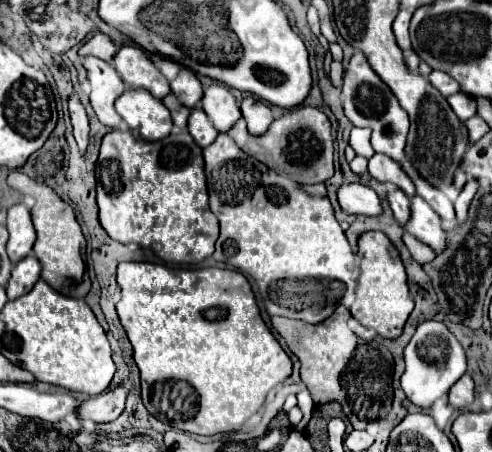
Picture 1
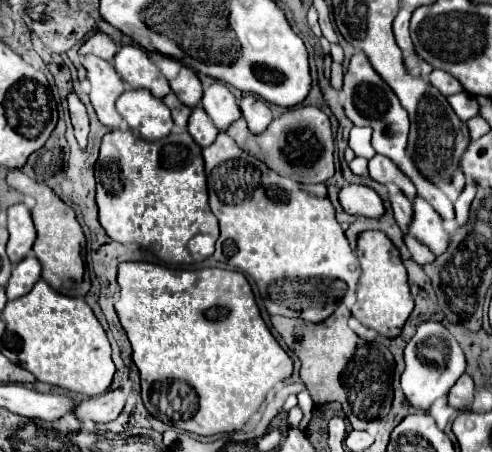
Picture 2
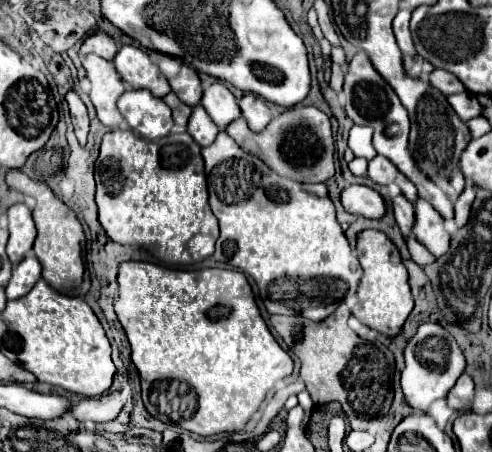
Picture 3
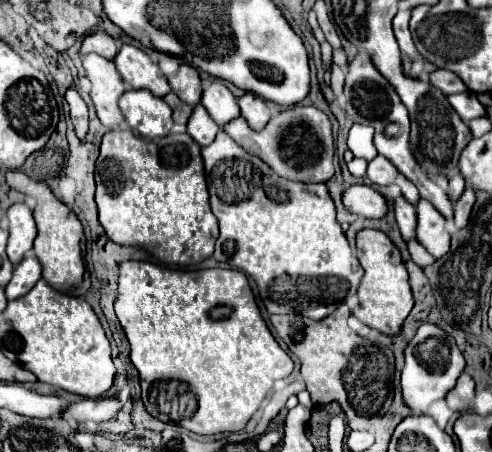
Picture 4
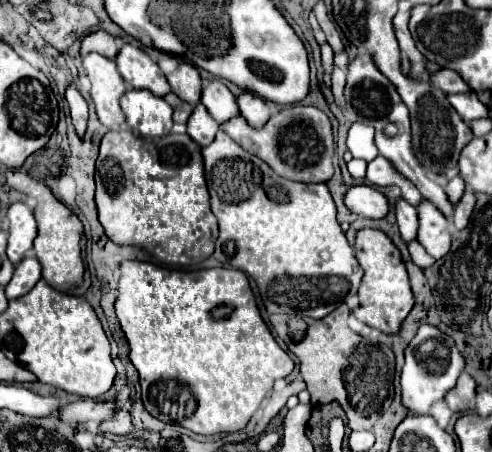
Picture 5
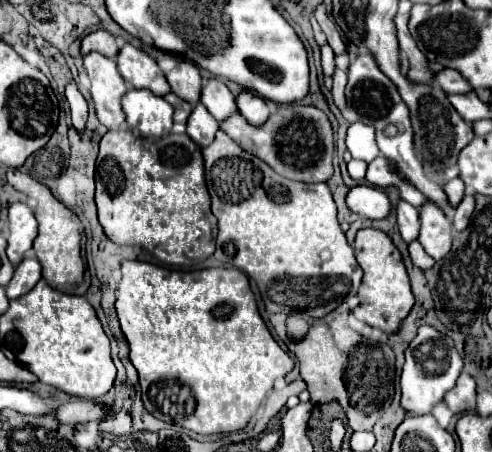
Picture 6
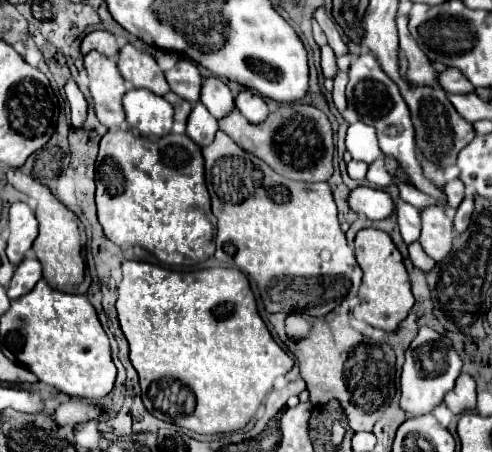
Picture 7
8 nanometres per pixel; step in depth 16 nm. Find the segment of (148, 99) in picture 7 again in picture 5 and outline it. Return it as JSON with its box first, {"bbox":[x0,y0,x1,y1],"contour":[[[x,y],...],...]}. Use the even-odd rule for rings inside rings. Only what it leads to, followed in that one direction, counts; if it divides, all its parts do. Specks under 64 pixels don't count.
{"bbox":[120,90,172,138],"contour":[[[128,90],[120,98],[120,108],[130,128],[138,130],[140,136],[160,138],[170,134],[172,108],[164,98],[158,98],[148,90]]]}

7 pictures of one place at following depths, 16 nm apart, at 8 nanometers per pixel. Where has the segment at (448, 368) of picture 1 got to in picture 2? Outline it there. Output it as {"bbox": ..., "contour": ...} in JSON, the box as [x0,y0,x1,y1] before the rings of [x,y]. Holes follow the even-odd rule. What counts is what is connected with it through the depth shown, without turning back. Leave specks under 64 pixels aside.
{"bbox":[402,322,466,410],"contour":[[[424,322],[418,326],[416,334],[408,342],[404,350],[406,370],[402,374],[402,390],[416,408],[426,410],[432,406],[434,400],[448,394],[452,384],[466,372],[466,356],[460,348],[458,340],[448,332],[448,328],[442,322]]]}

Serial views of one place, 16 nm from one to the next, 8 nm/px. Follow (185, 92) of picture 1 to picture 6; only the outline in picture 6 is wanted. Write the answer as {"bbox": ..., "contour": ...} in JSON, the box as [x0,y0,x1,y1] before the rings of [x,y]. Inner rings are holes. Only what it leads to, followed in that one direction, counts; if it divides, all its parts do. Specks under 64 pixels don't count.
{"bbox":[166,62,200,104],"contour":[[[180,62],[170,74],[166,74],[168,84],[176,96],[186,100],[188,104],[196,104],[200,100],[200,72],[192,62]]]}

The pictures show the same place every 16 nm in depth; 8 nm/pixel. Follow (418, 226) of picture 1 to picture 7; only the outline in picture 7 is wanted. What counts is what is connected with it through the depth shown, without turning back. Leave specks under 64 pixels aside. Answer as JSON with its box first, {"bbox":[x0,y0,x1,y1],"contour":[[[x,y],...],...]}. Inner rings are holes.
{"bbox":[418,206,452,262],"contour":[[[426,206],[420,210],[420,220],[422,232],[418,242],[424,252],[438,262],[452,248],[452,218],[446,218],[446,212],[440,206]]]}

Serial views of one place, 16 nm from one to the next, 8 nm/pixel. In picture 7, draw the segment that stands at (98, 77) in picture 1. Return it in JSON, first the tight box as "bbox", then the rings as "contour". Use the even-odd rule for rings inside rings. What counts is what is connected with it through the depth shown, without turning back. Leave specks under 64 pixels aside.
{"bbox":[84,52,128,128],"contour":[[[88,52],[84,56],[84,68],[90,78],[90,94],[98,120],[106,128],[120,128],[124,124],[122,96],[128,86],[116,68],[116,60],[102,56],[100,52]]]}

